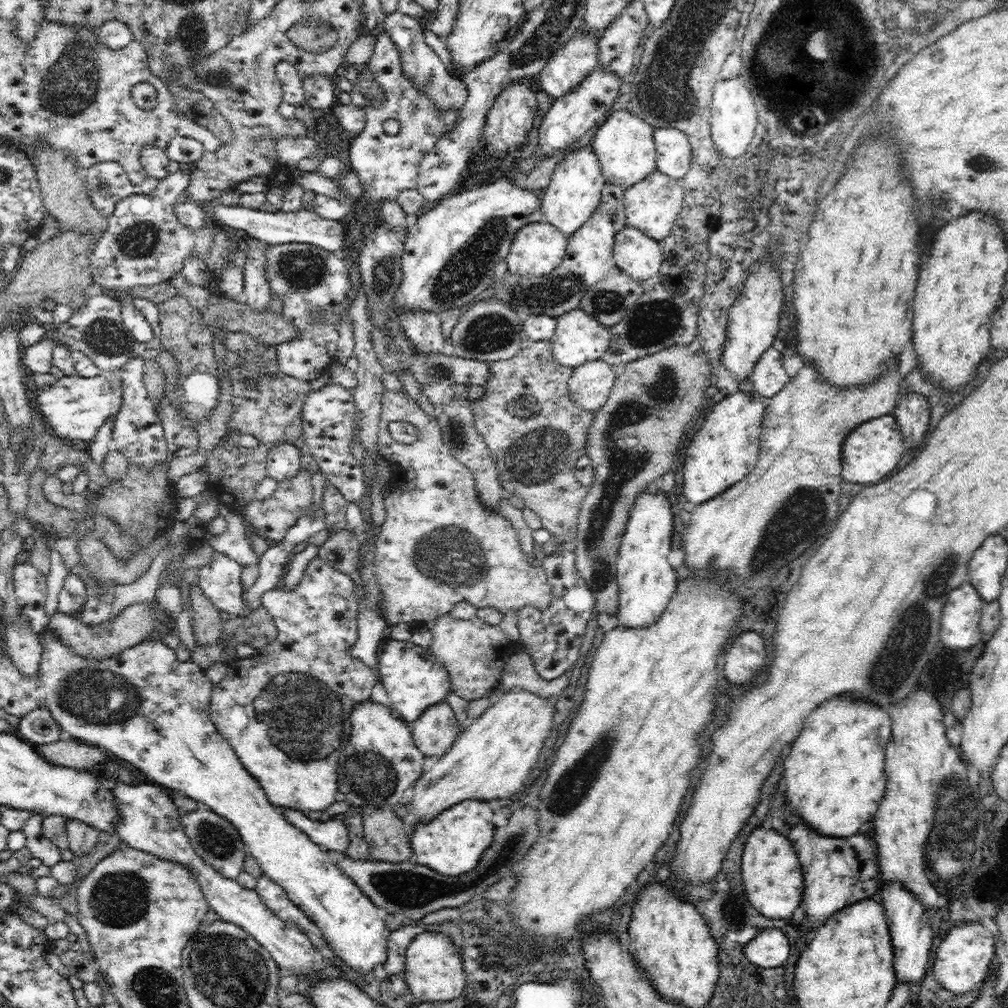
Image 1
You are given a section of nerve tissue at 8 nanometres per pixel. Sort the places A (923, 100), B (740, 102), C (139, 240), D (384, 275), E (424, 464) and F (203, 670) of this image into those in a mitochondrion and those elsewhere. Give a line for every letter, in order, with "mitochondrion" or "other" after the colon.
A: other
B: other
C: mitochondrion
D: mitochondrion
E: other
F: other

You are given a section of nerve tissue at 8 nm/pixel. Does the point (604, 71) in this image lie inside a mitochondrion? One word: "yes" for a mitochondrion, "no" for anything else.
no

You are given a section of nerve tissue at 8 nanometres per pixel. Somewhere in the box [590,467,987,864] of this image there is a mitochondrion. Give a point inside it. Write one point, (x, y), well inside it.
(909, 638)

